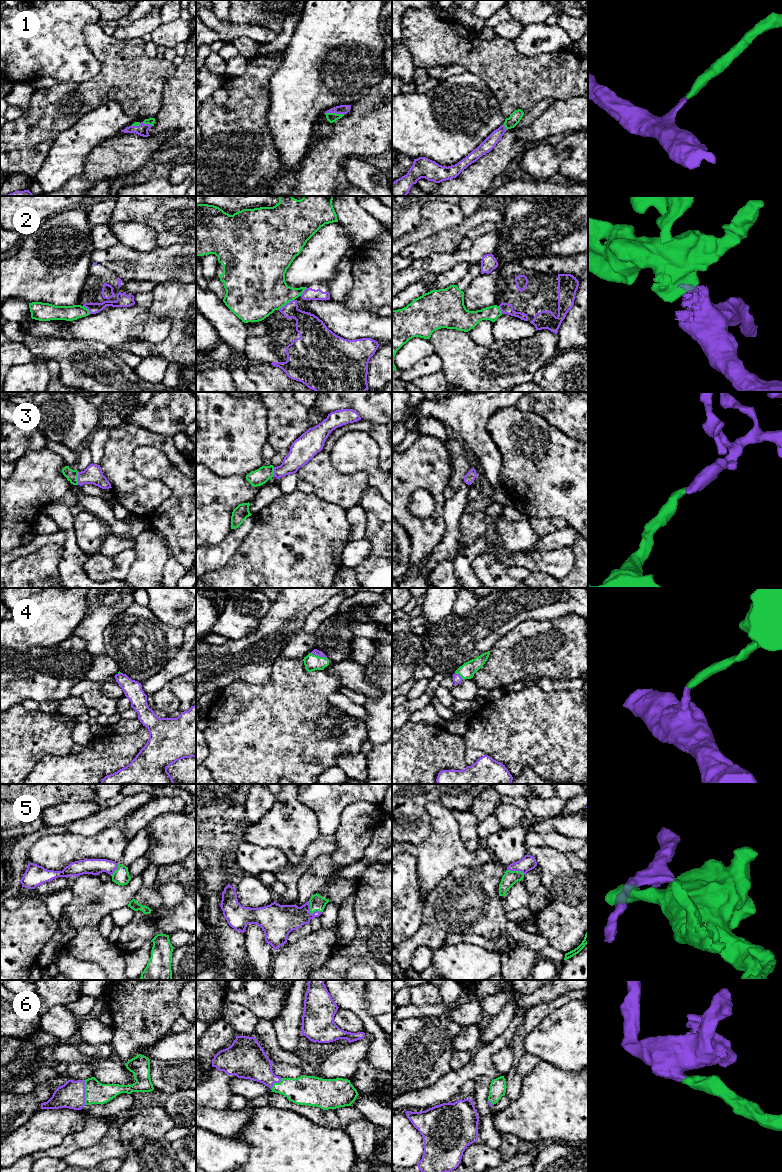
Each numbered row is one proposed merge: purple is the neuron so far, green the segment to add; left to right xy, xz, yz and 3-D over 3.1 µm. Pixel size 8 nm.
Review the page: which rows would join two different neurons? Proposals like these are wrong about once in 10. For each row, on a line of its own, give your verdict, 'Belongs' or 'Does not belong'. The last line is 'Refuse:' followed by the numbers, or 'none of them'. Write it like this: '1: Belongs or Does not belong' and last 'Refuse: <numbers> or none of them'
1: Belongs
2: Does not belong
3: Belongs
4: Belongs
5: Belongs
6: Belongs
Refuse: 2

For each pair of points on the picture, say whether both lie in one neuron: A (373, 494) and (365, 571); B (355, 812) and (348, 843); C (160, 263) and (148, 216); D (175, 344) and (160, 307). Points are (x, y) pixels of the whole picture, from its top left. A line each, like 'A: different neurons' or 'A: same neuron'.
A: same neuron
B: same neuron
C: different neurons
D: same neuron

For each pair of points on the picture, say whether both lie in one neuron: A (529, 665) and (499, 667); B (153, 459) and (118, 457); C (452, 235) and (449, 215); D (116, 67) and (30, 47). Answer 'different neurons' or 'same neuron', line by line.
A: same neuron
B: different neurons
C: different neurons
D: different neurons

